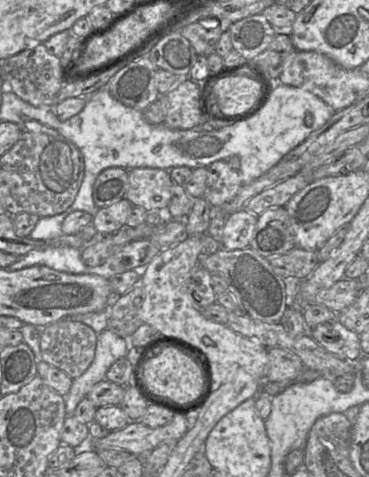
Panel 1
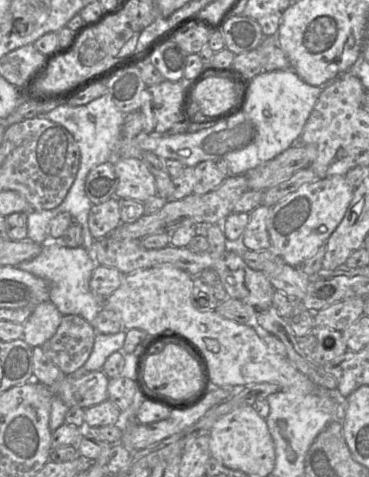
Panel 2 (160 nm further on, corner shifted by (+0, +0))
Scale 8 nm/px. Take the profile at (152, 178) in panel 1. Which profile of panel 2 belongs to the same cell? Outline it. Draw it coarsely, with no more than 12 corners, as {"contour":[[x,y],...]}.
{"contour":[[140,158],[114,159],[117,199],[144,203],[157,195]]}

